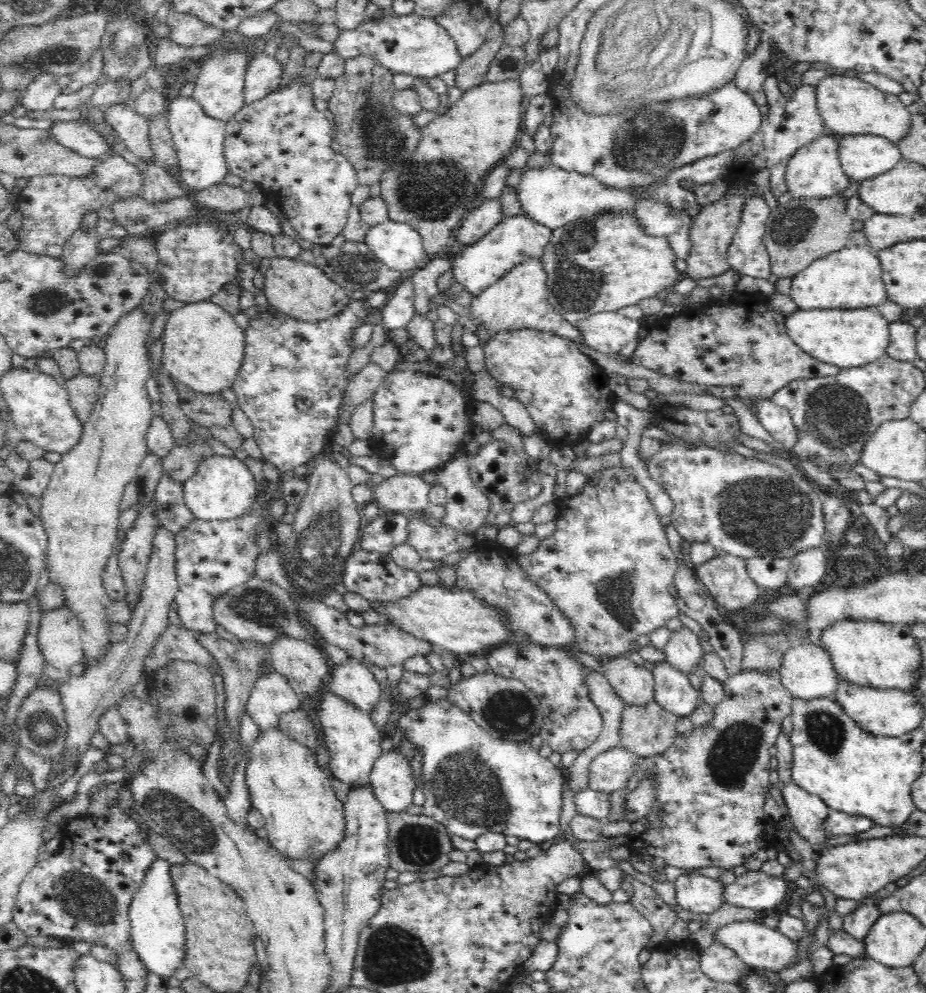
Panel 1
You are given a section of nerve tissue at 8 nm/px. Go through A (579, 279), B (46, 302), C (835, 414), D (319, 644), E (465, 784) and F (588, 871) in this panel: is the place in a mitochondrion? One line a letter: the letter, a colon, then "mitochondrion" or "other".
A: mitochondrion
B: mitochondrion
C: mitochondrion
D: other
E: mitochondrion
F: other

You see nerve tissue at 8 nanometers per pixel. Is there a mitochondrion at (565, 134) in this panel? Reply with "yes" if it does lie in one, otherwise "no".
no

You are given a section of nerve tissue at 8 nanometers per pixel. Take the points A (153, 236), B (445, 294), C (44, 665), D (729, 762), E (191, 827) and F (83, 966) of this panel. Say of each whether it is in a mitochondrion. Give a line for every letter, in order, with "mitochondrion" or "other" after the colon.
A: other
B: other
C: other
D: mitochondrion
E: mitochondrion
F: other

